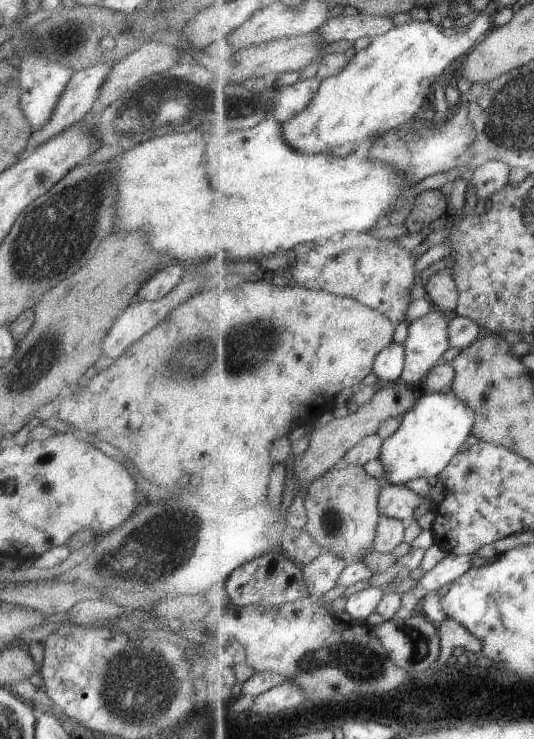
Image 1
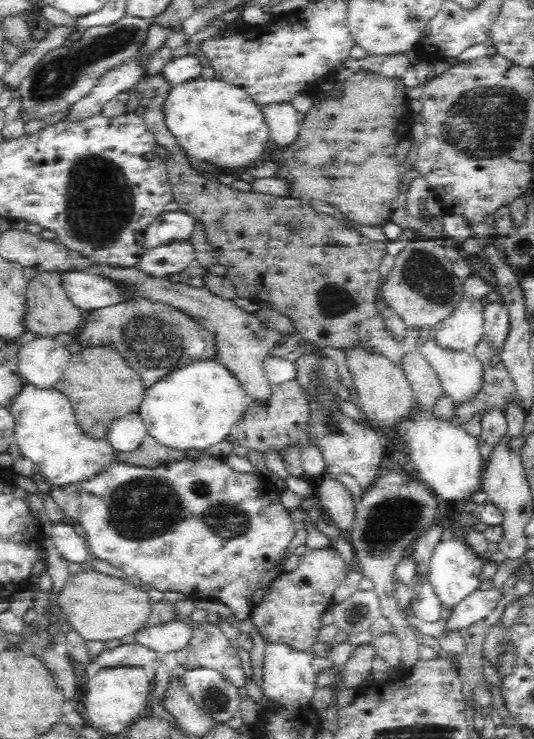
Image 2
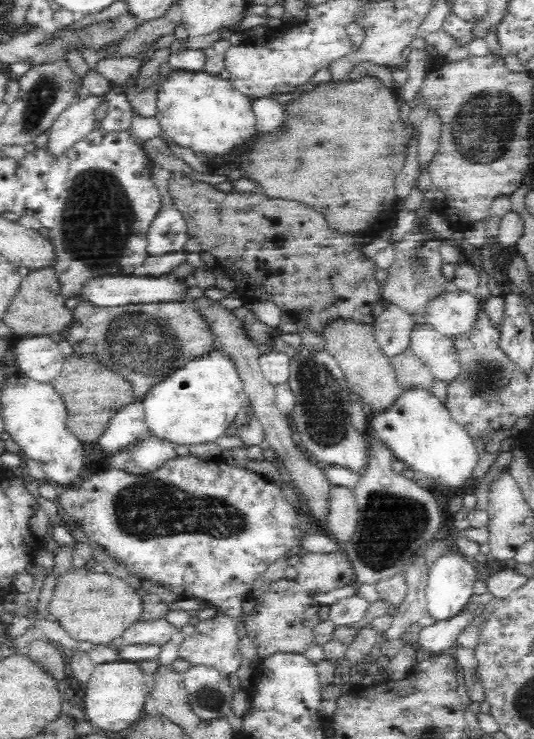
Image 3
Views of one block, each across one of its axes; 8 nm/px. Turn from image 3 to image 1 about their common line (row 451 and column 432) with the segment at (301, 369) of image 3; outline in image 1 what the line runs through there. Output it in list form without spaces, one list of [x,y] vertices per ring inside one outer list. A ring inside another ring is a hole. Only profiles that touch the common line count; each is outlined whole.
[[[434,306],[426,316],[409,324],[408,337],[403,343],[406,347],[406,366],[401,381],[409,386],[418,388],[424,384],[426,377],[433,368],[442,362],[442,356],[450,347],[450,320],[454,315],[449,315],[441,308]]]

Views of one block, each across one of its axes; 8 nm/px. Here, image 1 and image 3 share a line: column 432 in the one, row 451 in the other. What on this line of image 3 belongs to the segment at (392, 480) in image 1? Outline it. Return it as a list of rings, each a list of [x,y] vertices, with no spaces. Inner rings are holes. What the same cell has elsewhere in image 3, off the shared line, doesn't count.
[[[422,389],[406,391],[386,413],[369,417],[367,425],[372,436],[382,441],[393,453],[400,467],[411,469],[417,476],[430,478],[446,490],[454,488],[457,493],[470,482],[472,472],[479,461],[474,439],[452,419],[445,406],[434,398],[430,391]]]

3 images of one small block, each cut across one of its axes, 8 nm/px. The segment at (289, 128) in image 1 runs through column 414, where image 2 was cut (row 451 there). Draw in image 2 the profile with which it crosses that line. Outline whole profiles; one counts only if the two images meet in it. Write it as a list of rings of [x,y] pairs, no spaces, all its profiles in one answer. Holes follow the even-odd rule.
[[[28,383],[21,394],[13,401],[10,410],[15,419],[14,441],[20,447],[22,456],[38,464],[45,481],[50,485],[61,487],[70,484],[84,482],[96,477],[116,462],[118,452],[112,447],[112,443],[105,439],[89,438],[77,424],[71,401],[56,389],[41,390]]]

